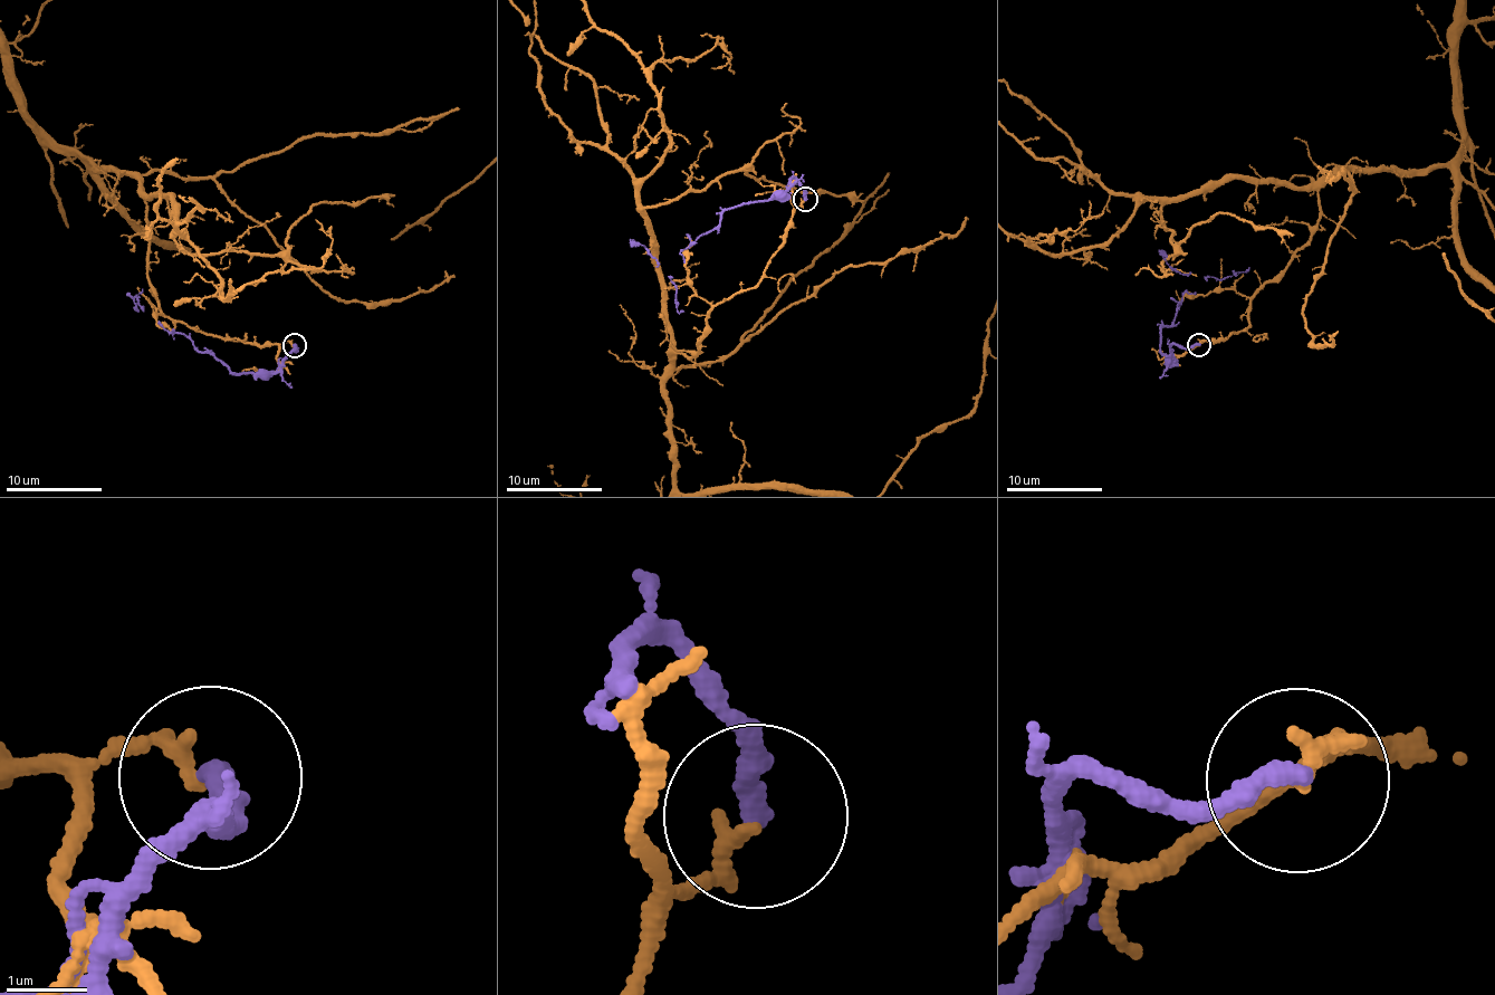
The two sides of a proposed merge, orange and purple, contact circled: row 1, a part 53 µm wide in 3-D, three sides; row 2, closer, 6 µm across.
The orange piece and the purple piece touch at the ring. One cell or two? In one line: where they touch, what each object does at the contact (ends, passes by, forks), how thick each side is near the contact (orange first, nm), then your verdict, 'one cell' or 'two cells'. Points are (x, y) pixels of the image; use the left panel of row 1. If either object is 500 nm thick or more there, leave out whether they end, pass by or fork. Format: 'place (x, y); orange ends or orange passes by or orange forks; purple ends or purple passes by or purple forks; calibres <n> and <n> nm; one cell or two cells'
place (294, 345); orange ends; purple ends; calibres 170 and 280 nm; two cells

